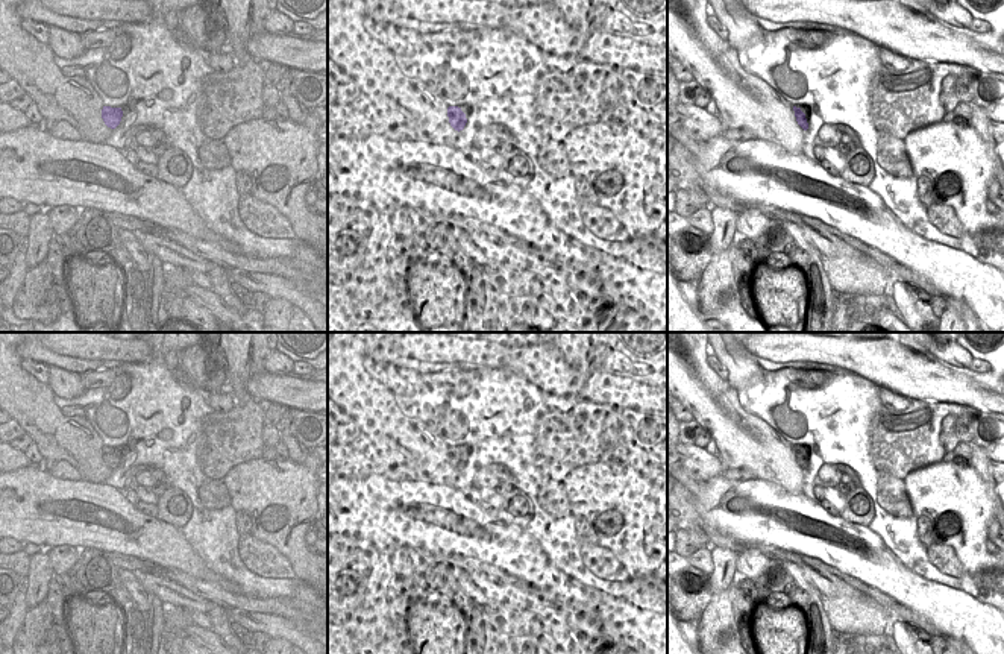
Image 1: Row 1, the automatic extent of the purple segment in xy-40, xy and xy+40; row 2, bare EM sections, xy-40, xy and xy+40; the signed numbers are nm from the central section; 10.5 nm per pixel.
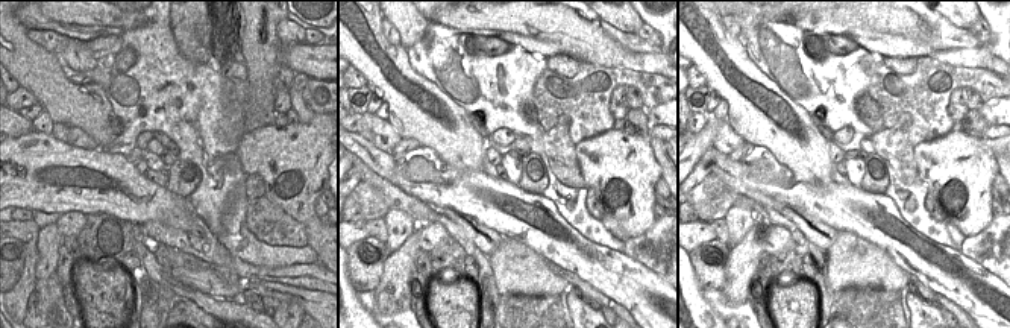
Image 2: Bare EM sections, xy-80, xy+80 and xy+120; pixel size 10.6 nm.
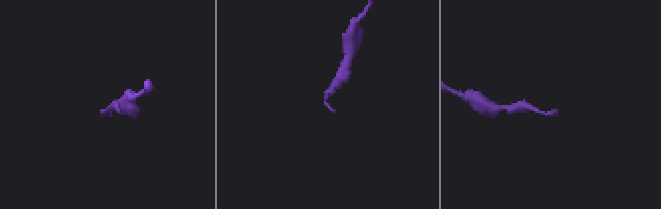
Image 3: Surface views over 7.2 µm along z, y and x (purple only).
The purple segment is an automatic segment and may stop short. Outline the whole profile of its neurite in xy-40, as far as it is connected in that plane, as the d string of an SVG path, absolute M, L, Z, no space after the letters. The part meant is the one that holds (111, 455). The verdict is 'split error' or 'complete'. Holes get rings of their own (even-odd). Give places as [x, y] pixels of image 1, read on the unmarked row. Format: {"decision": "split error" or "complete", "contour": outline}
{"decision": "complete", "contour": "M103 446L102 449L102 458L105 464L111 469L115 469L123 457L121 448L111 448L111 446Z"}

